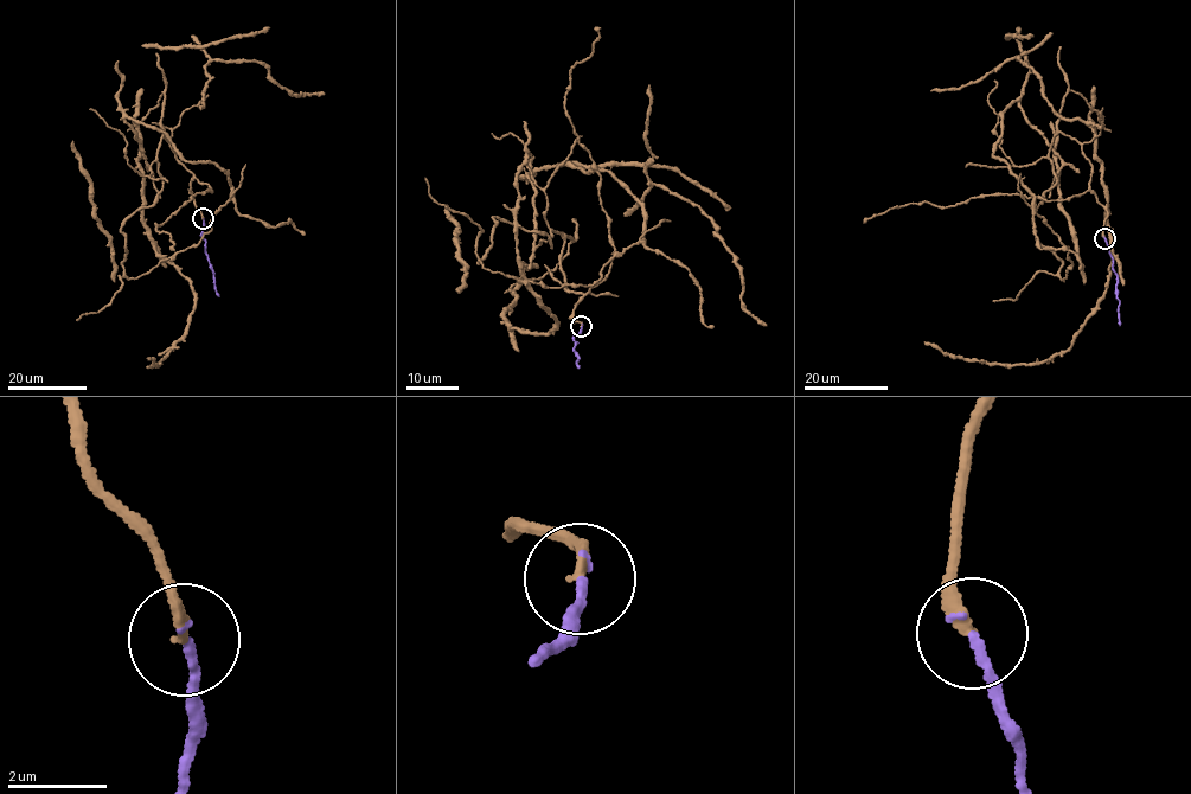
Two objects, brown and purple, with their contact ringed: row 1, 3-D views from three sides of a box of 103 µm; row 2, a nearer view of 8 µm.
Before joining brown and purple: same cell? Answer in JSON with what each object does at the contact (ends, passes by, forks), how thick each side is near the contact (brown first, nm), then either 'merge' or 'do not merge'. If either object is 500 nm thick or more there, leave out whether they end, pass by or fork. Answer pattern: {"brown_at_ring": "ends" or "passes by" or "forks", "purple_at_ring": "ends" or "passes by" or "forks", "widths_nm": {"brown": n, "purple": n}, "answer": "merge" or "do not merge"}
{"brown_at_ring": "ends", "purple_at_ring": "ends", "widths_nm": {"brown": 240, "purple": 190}, "answer": "merge"}

